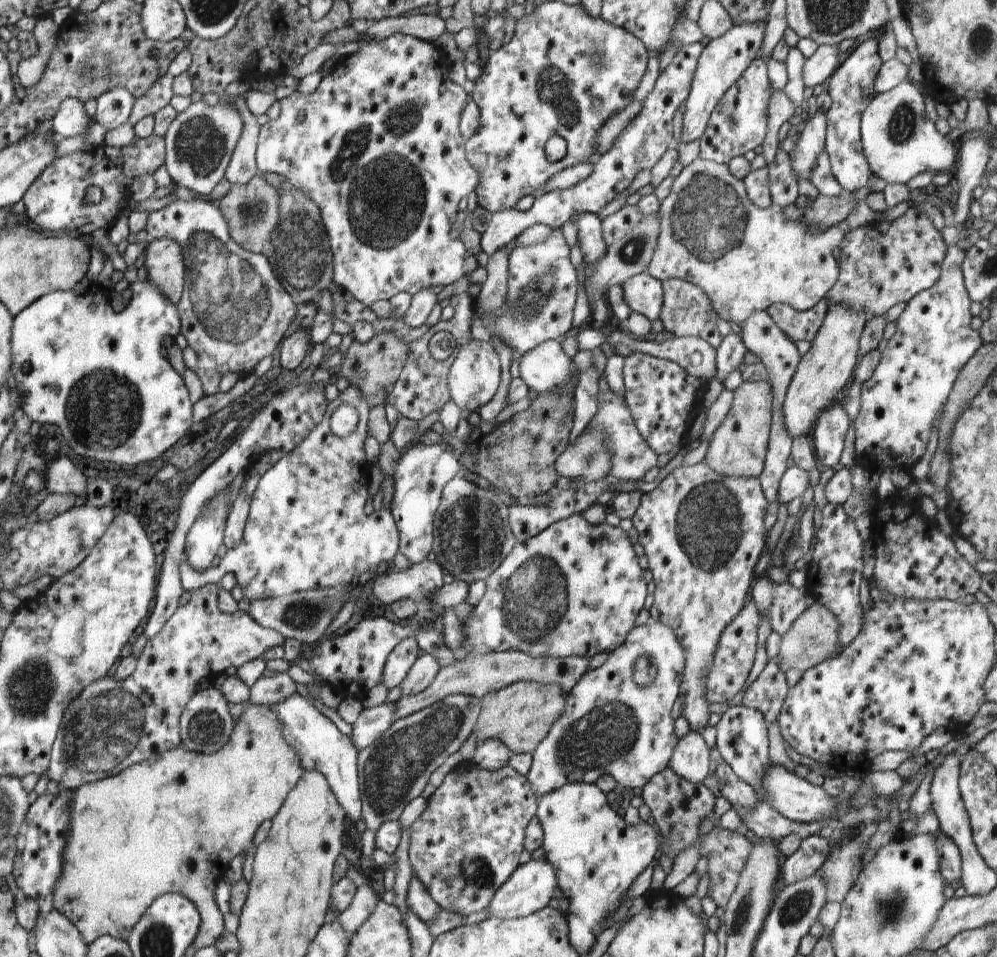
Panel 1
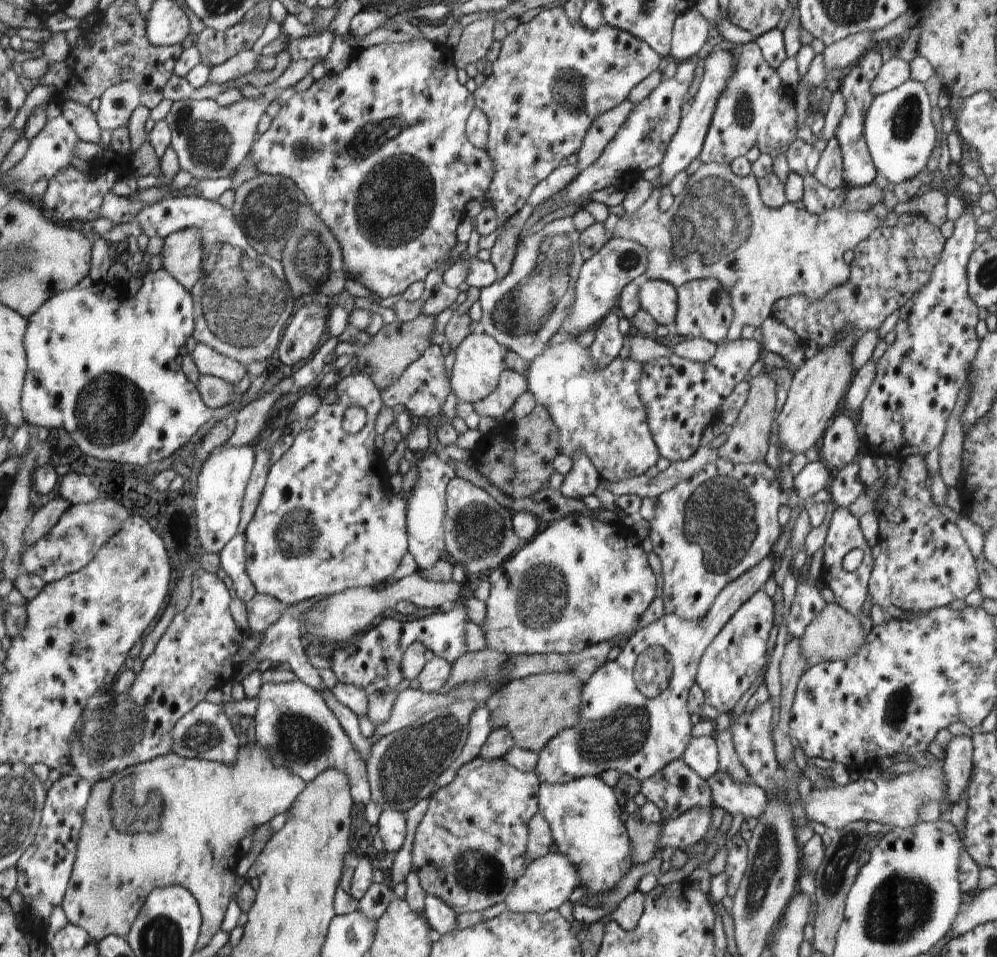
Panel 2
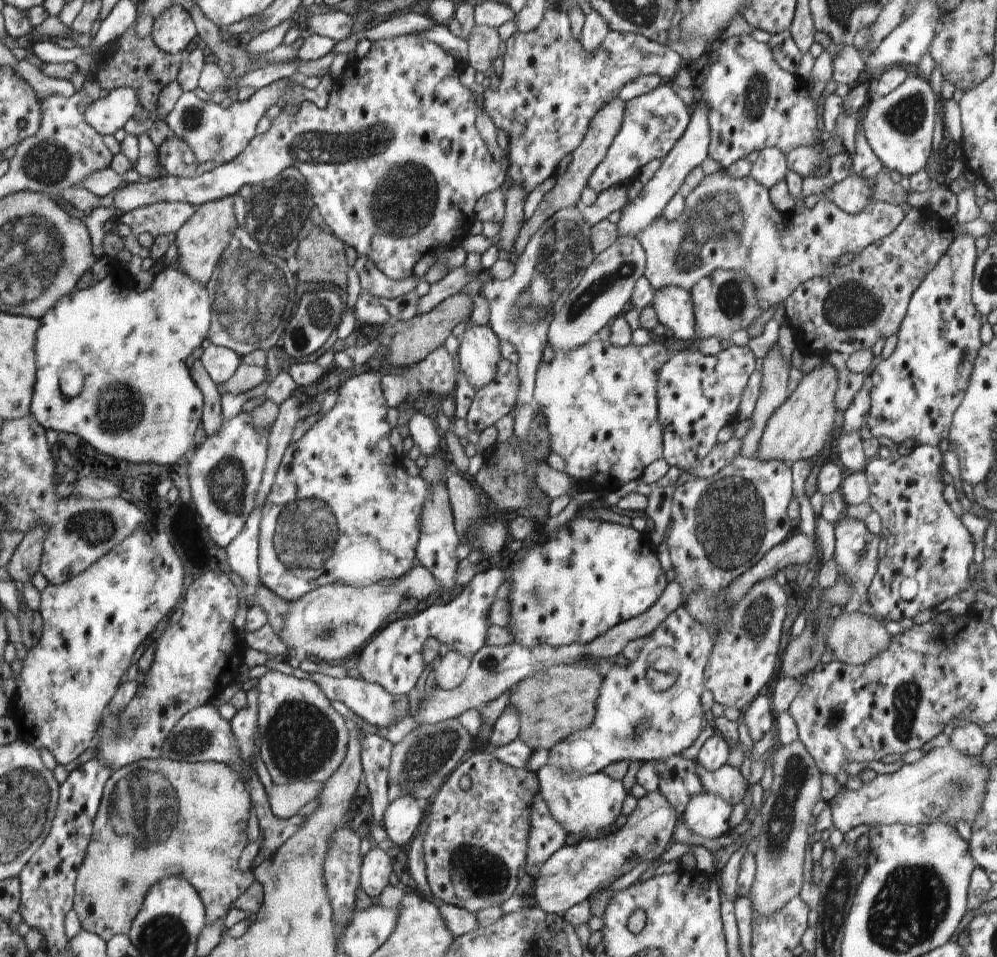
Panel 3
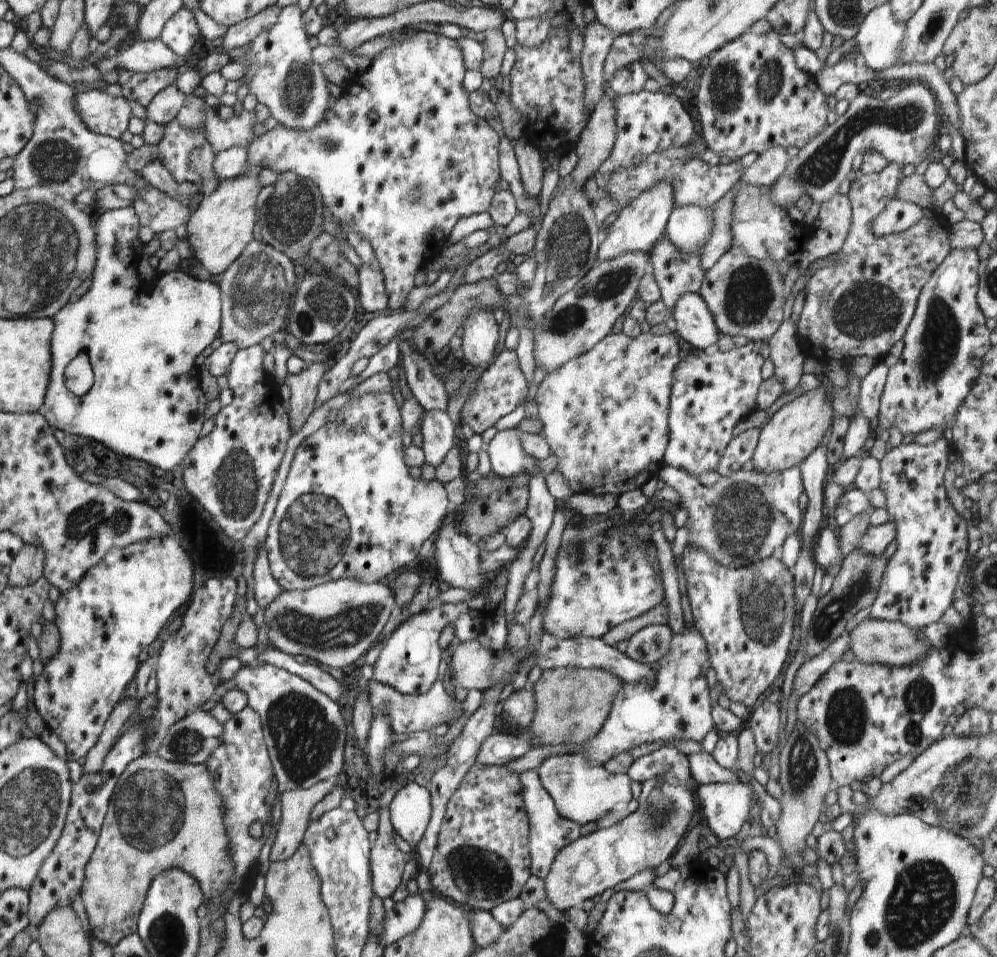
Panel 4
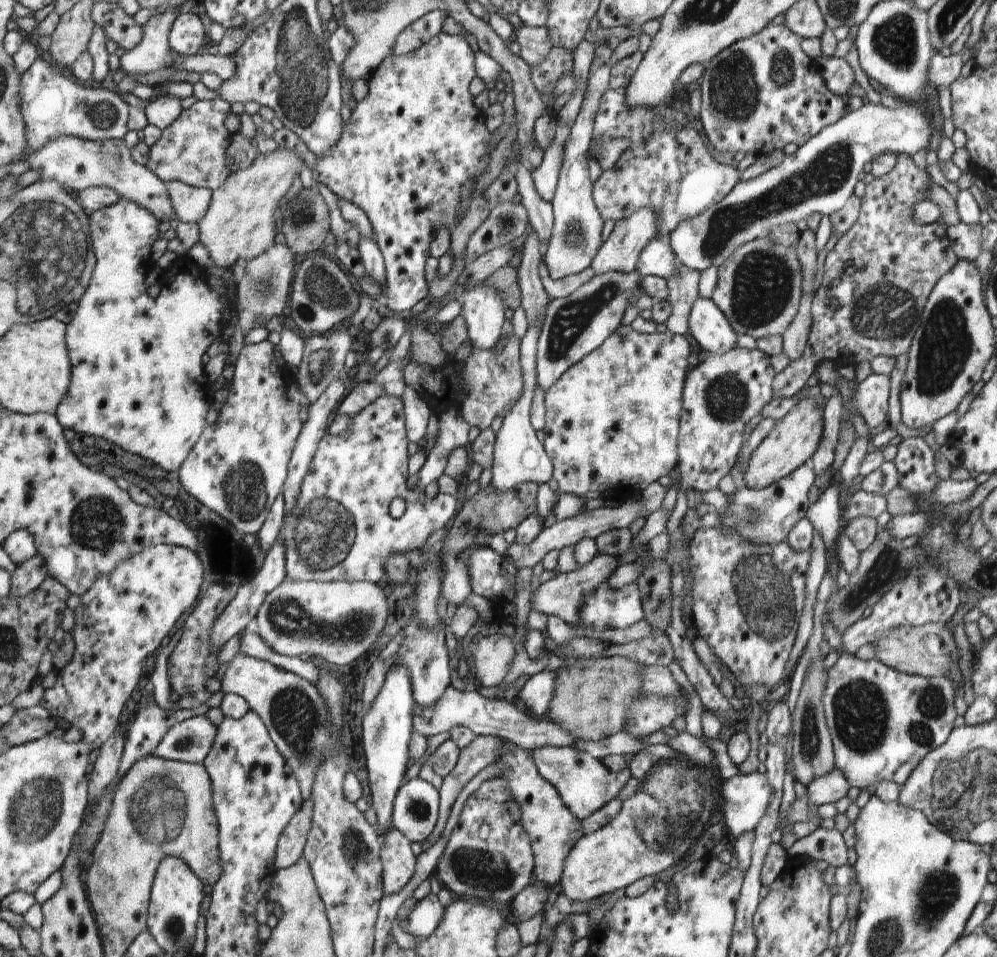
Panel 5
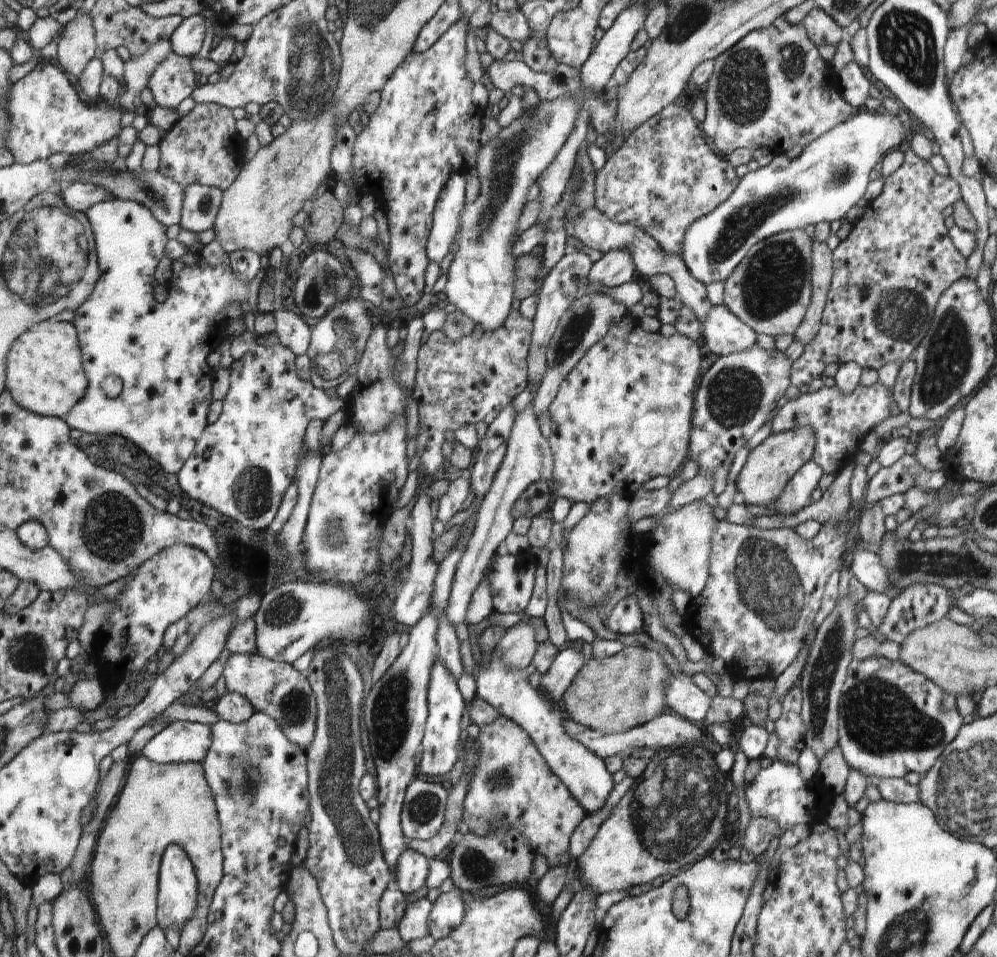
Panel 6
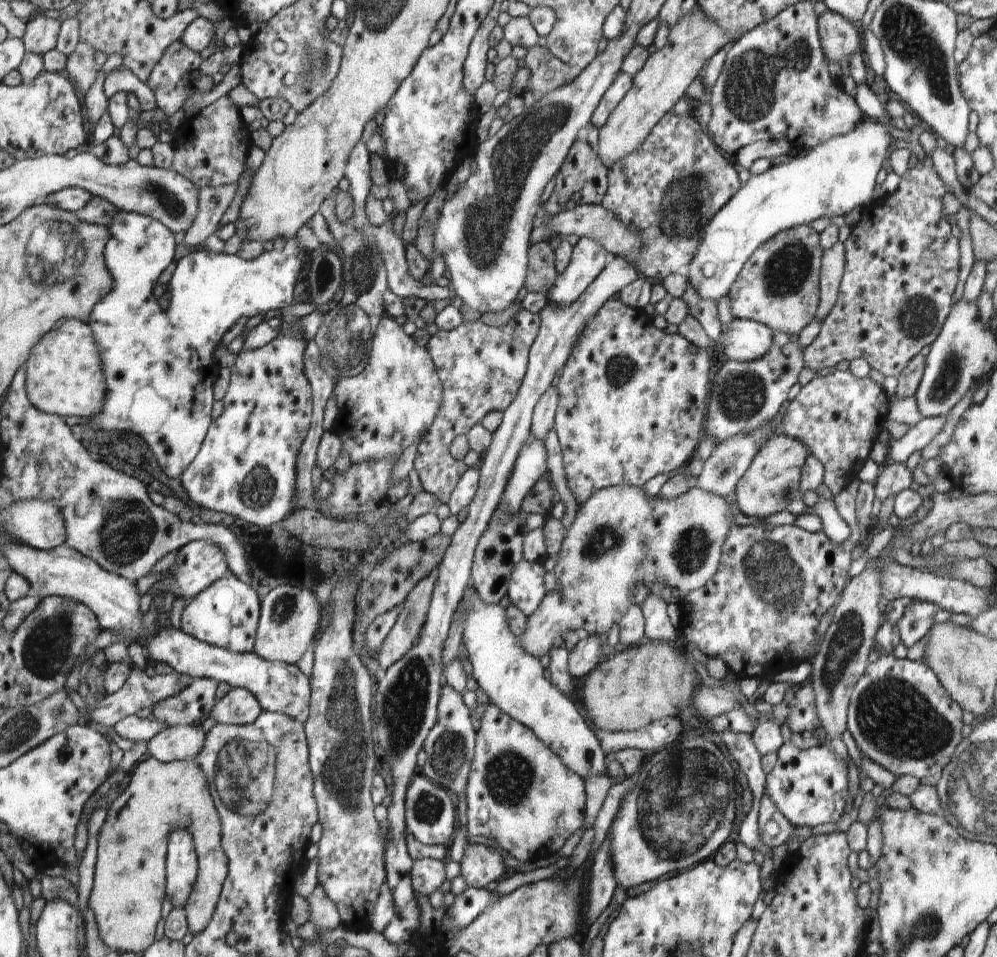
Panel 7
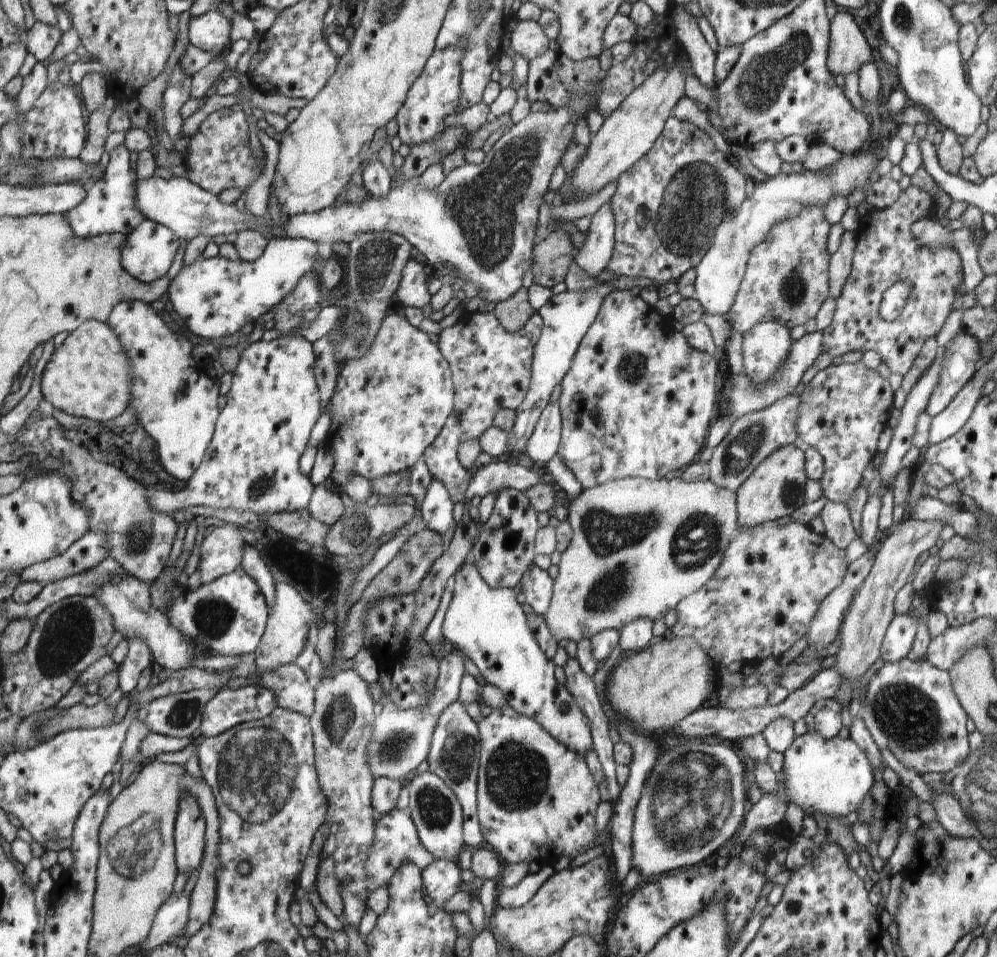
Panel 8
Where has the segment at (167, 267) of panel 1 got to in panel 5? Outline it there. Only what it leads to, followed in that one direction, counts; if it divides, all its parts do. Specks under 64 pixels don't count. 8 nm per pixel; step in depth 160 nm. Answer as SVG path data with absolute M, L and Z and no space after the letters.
M278 146L271 154L258 154L248 168L231 173L224 186L212 191L208 212L197 226L199 242L222 273L230 271L236 262L250 261L272 248L276 236L276 222L272 220L274 208L288 192L292 178L298 177L298 170L304 163L294 148Z

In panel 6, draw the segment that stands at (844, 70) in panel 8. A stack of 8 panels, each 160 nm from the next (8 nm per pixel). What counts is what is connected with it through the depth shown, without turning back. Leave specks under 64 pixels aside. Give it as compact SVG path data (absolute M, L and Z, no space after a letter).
M814 7L803 18L802 24L808 38L818 47L826 44L835 45L842 38L842 27L828 16L821 8Z

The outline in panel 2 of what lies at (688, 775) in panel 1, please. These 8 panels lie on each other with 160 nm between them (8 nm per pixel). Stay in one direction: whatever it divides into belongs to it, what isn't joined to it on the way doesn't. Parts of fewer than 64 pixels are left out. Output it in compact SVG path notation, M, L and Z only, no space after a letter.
M703 735L690 739L682 760L688 768L707 780L718 771L718 755L714 735Z

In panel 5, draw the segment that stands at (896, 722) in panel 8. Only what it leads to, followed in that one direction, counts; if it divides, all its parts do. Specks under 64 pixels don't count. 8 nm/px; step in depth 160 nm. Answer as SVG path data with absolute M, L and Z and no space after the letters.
M841 653L832 658L828 673L822 704L832 736L835 768L846 776L850 787L867 789L871 784L890 781L894 772L908 761L912 766L918 766L924 756L943 746L954 728L957 717L954 704L956 682L952 678L908 675L893 670L877 659L865 662L854 654Z

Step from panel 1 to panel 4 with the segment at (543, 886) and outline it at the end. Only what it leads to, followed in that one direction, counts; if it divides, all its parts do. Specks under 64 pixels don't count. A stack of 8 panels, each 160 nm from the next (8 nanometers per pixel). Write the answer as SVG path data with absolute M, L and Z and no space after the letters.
M654 779L645 785L645 791L639 796L639 807L632 814L625 817L614 826L601 828L586 836L580 836L561 851L558 851L548 874L543 878L546 898L550 900L560 912L572 907L586 907L586 900L592 900L604 890L612 889L618 882L638 874L645 868L656 869L664 860L672 858L674 850L678 848L686 828L692 820L692 814L698 807L695 791L680 784L670 784L670 780Z

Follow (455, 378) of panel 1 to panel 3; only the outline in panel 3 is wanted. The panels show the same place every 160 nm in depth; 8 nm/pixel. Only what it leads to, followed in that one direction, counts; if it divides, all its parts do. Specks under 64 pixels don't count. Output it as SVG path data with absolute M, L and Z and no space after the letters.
M488 324L468 325L459 340L457 355L460 370L475 390L480 390L496 376L498 361L503 358L500 354L500 340Z

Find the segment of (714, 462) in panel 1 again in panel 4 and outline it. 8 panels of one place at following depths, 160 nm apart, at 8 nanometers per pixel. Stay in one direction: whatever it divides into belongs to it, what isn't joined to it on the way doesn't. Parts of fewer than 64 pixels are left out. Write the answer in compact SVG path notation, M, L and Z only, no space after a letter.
M790 318L780 323L768 340L768 359L773 362L774 374L783 386L783 395L794 391L804 374L804 359L797 336L797 324Z

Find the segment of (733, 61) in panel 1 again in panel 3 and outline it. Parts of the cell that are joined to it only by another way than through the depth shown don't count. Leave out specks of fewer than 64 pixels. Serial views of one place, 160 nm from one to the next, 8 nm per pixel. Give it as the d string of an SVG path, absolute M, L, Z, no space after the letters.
M700 101L695 107L690 109L690 118L686 130L676 141L673 149L664 157L660 168L649 182L643 186L640 194L621 210L621 218L617 223L619 237L622 235L634 235L644 230L650 223L653 223L658 217L662 216L664 207L668 201L678 192L684 179L692 172L693 168L700 166L704 159L709 156L709 108L706 101Z

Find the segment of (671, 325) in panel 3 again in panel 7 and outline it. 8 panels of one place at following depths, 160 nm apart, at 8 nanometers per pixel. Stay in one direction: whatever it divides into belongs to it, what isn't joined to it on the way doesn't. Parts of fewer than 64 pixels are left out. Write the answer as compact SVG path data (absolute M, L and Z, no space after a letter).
M732 319L729 325L723 328L722 338L724 345L724 354L730 360L748 362L760 358L773 344L773 330L765 324L750 319Z

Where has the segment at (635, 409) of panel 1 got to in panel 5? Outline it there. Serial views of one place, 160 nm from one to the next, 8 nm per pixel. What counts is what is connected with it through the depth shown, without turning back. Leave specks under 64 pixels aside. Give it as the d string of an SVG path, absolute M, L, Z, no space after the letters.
M736 347L725 354L708 356L704 362L700 362L694 370L688 372L682 392L680 434L678 434L678 470L680 470L682 490L695 489L700 493L706 493L718 489L720 480L737 464L746 424L758 416L775 398L772 386L777 373L772 368L770 357L757 349L745 350Z

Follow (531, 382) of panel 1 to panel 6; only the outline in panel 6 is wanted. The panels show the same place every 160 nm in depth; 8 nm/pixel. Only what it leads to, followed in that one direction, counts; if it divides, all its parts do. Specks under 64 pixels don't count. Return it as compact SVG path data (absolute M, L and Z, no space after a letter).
M628 312L616 324L610 327L604 338L601 338L592 348L586 351L576 366L568 373L564 382L560 385L554 400L550 403L547 411L550 413L551 433L547 436L553 454L553 478L552 485L558 497L564 497L574 502L593 503L599 498L616 494L629 495L632 484L644 484L656 476L668 476L674 478L678 474L678 468L689 456L688 445L692 426L692 413L694 393L697 389L698 376L700 375L700 348L696 341L687 336L674 333L670 337L664 337L659 332L651 333L644 330L642 320L632 318Z

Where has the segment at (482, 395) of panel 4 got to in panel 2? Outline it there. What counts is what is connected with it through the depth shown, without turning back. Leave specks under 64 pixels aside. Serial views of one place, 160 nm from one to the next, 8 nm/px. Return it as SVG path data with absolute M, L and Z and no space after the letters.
M504 368L500 373L496 390L486 398L473 404L479 416L504 416L521 394L527 391L527 380L521 374Z

